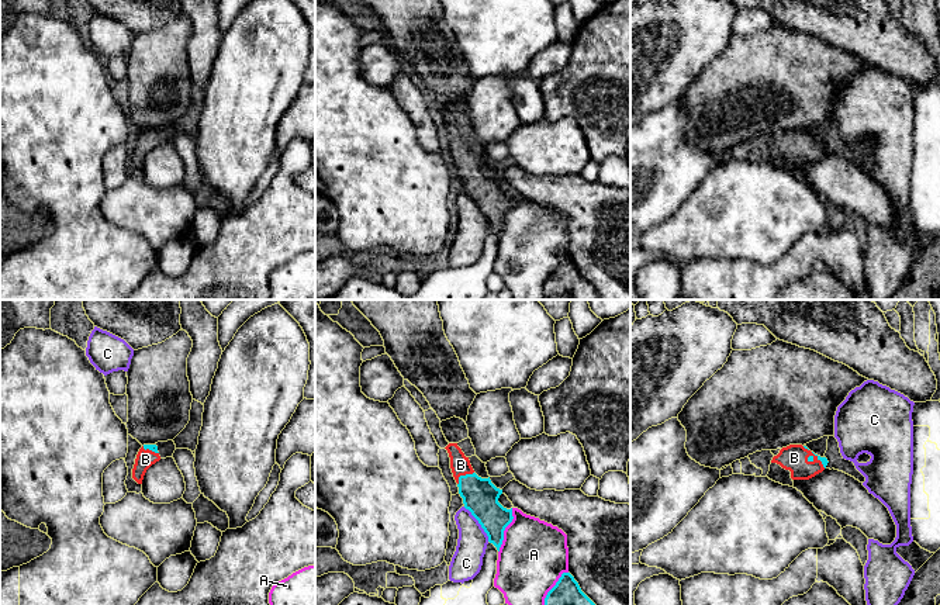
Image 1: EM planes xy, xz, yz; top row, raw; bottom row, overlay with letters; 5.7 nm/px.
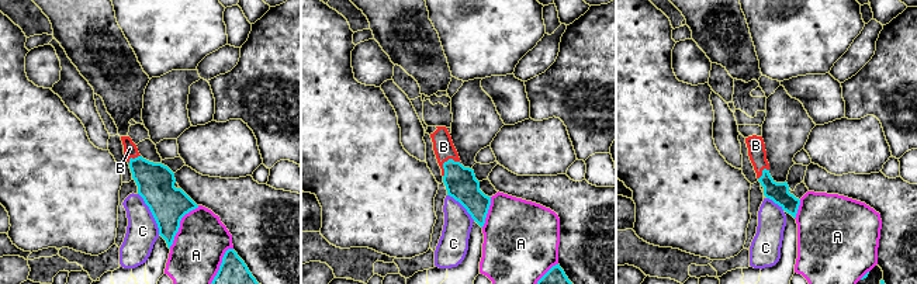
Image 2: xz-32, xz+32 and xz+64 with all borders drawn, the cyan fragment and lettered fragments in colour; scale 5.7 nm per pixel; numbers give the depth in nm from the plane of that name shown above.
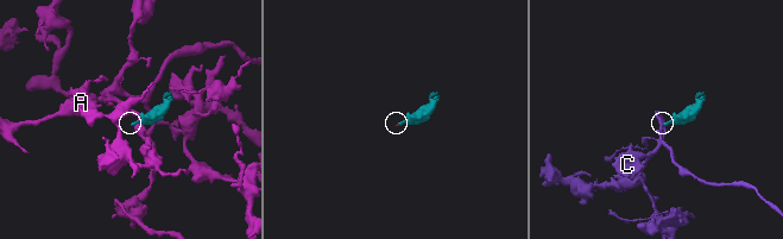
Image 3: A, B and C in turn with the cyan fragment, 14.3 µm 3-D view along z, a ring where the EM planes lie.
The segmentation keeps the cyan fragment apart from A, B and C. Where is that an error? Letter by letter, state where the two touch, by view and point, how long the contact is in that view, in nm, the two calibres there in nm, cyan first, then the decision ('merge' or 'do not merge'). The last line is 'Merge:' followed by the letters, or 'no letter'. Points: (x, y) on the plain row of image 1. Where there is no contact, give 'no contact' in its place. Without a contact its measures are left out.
A: xz (549, 276) | 280 nm | 170/380 nm | do not merge
B: xz (462, 161) | 120 nm | 200/110 nm | merge
C: xz (479, 207) | 240 nm | 200/180 nm | do not merge
Merge: B

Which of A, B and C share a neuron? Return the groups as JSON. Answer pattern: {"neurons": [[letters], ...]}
{"neurons": [["A"], ["B"], ["C"]]}

